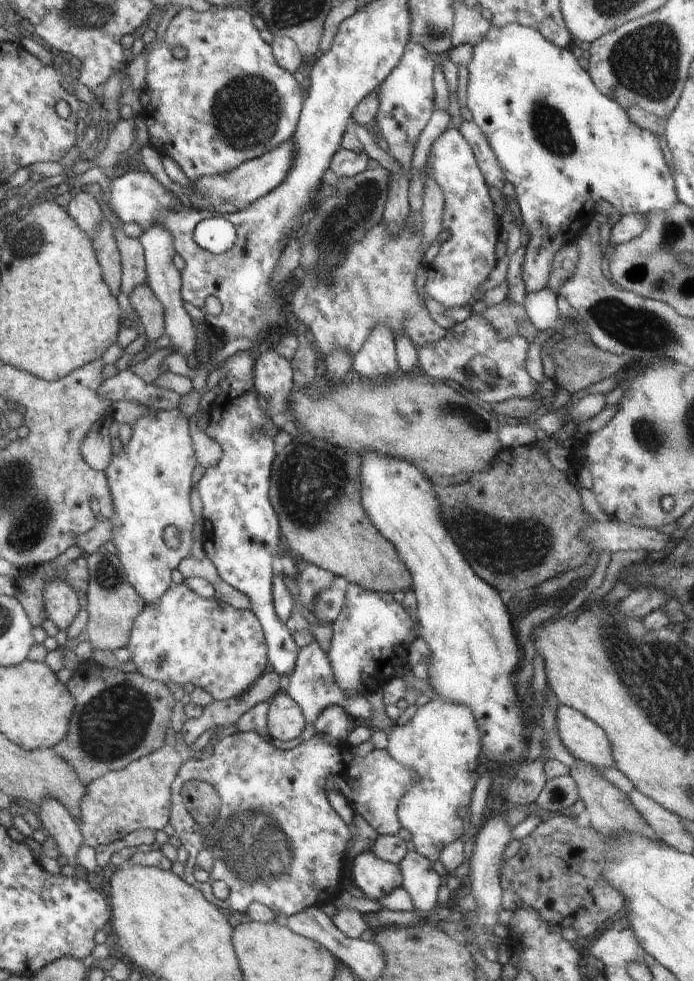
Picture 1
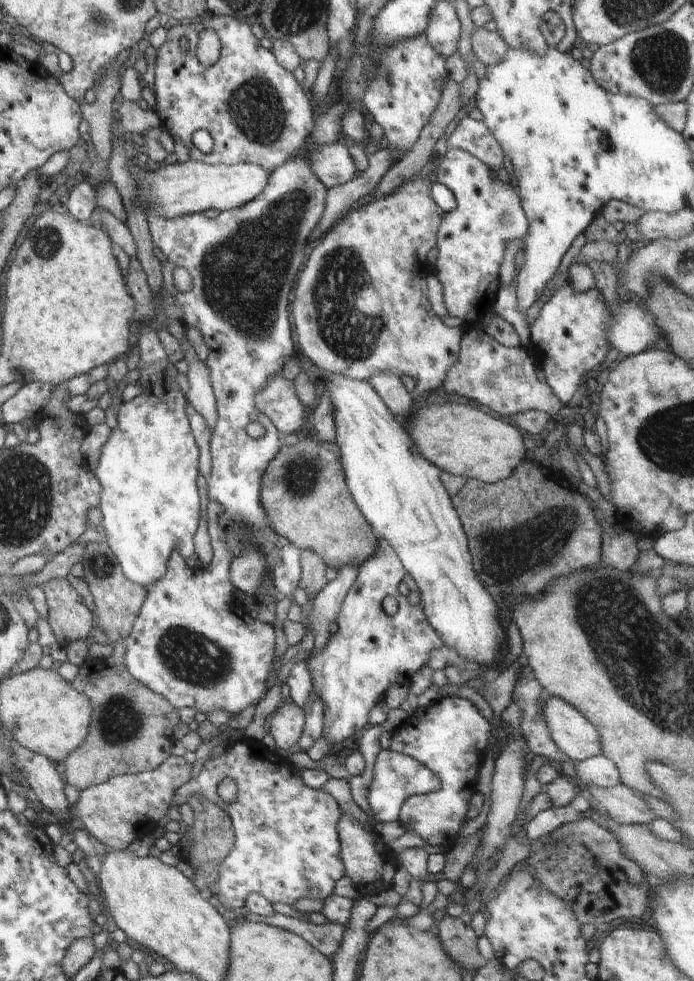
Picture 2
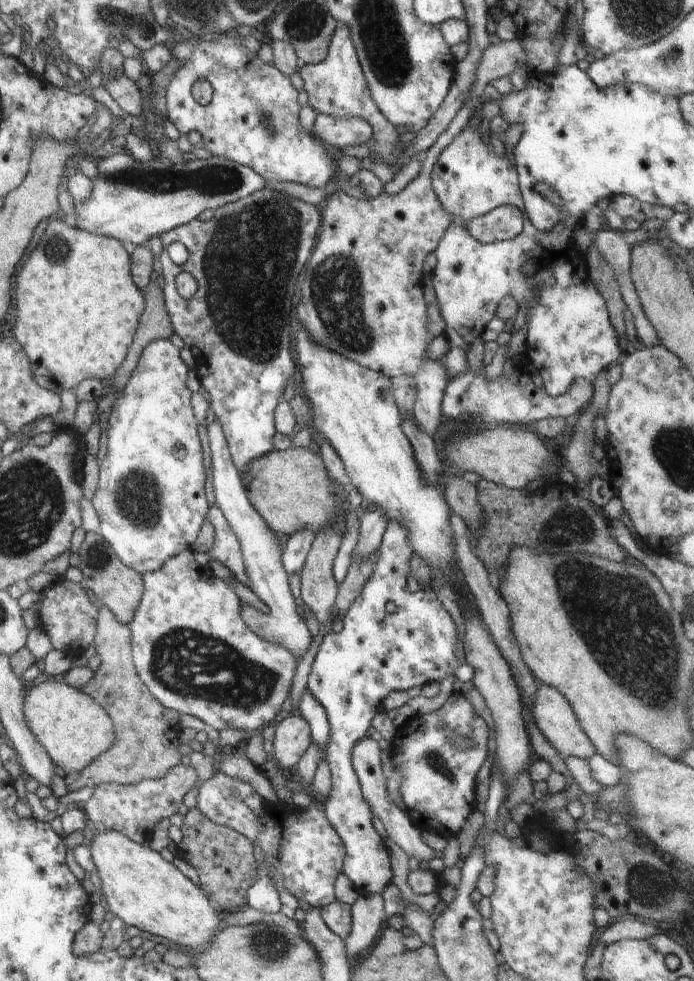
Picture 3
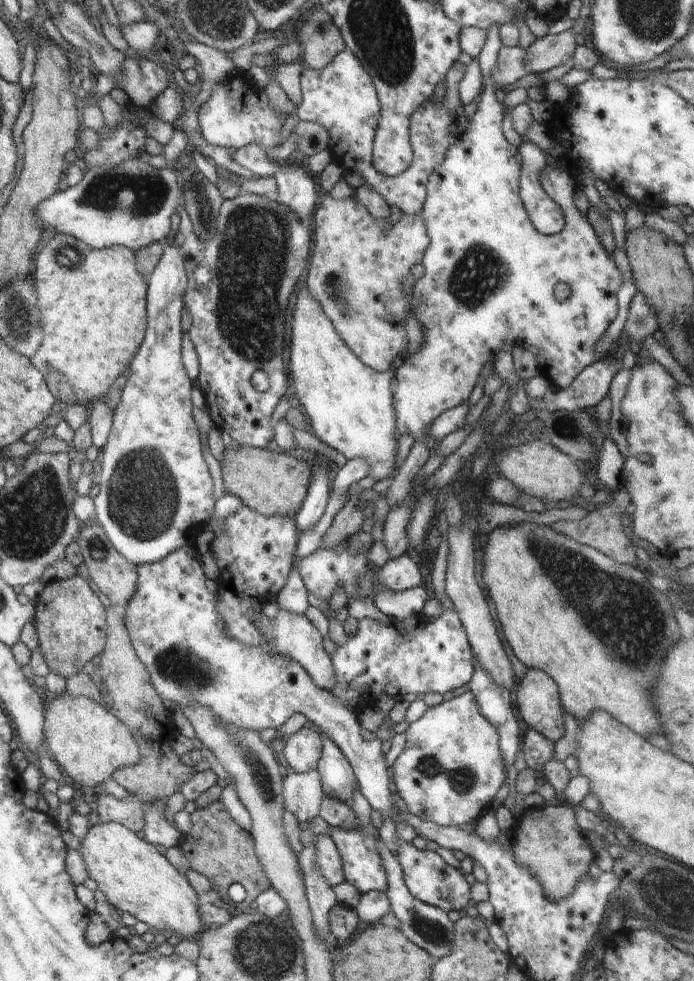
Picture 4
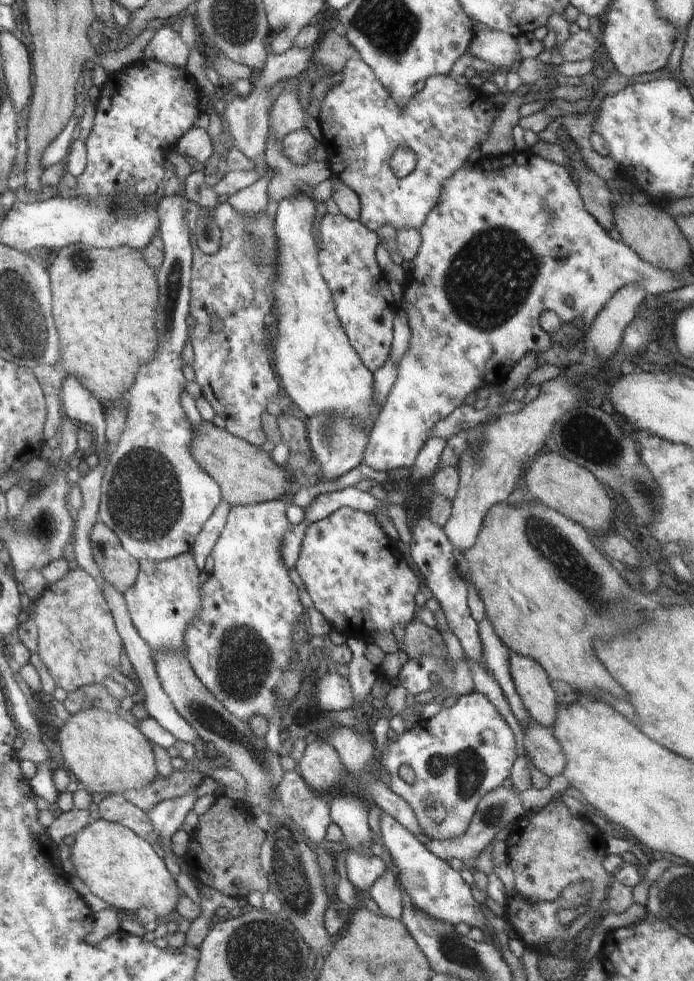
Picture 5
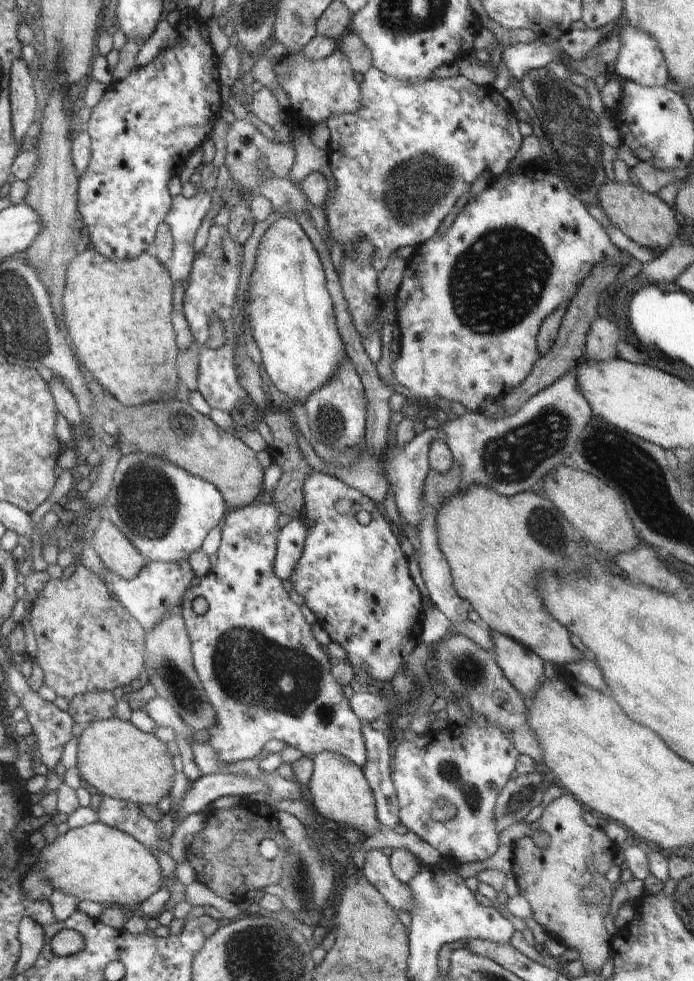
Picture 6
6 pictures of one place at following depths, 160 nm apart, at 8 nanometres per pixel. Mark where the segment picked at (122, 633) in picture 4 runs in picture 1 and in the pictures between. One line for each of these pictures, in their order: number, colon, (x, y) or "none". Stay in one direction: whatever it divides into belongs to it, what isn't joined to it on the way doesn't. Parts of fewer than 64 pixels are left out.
1: (119, 717)
2: (132, 729)
3: (146, 747)

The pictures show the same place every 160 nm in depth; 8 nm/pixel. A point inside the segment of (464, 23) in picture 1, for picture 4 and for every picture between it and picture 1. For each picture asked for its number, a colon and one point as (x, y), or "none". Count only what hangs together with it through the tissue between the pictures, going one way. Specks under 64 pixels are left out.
2: (490, 48)
3: (499, 60)
4: (552, 50)

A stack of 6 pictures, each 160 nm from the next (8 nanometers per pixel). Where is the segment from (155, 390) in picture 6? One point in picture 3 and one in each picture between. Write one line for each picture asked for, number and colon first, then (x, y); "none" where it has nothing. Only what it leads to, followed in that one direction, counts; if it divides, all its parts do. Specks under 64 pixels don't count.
3: (78, 309)
4: (93, 305)
5: (117, 286)

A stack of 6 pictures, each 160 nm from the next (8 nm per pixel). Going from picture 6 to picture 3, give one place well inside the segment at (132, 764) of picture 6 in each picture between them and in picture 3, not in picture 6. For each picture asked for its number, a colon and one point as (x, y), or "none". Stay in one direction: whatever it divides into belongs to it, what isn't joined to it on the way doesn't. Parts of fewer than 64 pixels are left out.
3: (75, 730)
4: (90, 744)
5: (107, 755)

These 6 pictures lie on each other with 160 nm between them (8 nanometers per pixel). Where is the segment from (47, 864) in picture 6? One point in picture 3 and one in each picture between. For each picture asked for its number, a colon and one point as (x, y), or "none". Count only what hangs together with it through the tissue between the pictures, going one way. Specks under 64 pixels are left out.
3: (143, 889)
4: (135, 877)
5: (119, 866)

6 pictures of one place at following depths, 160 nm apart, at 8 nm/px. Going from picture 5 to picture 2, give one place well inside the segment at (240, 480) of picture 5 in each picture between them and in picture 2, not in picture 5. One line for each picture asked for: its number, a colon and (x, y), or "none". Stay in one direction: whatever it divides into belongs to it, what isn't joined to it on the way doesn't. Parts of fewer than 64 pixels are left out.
2: (304, 489)
3: (292, 490)
4: (274, 483)

